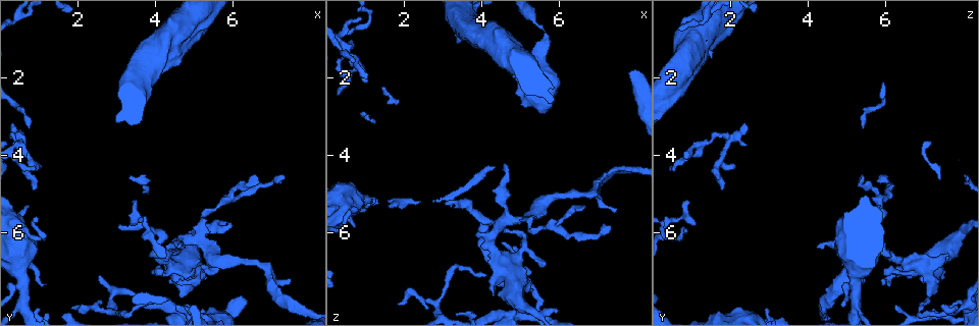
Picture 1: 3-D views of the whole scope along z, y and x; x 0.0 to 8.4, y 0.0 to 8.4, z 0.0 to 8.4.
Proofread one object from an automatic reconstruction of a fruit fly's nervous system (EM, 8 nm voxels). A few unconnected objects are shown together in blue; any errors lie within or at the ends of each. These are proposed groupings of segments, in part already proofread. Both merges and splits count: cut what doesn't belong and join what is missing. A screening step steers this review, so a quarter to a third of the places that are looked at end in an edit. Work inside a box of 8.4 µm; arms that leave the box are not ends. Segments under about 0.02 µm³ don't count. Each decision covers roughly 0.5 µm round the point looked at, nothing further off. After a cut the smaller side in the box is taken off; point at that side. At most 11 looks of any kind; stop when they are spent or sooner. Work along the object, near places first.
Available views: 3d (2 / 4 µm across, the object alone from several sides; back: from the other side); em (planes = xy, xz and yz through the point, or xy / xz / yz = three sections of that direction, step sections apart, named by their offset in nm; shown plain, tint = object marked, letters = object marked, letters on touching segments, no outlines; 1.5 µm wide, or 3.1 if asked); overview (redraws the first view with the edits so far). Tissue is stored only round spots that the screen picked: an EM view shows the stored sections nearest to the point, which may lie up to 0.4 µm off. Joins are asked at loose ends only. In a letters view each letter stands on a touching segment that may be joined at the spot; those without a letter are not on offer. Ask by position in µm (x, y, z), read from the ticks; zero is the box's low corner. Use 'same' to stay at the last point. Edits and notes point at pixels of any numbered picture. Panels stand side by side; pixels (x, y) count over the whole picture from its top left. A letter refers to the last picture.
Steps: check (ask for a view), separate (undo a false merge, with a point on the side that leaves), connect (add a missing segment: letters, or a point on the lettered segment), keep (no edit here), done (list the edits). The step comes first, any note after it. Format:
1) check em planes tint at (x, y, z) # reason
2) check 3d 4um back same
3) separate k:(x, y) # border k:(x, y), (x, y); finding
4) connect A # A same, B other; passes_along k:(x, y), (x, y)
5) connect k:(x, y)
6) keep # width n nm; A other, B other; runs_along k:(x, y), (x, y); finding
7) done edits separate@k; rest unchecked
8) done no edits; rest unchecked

check 3d 4um at (3.15, 5.75, 5.20) # thin end

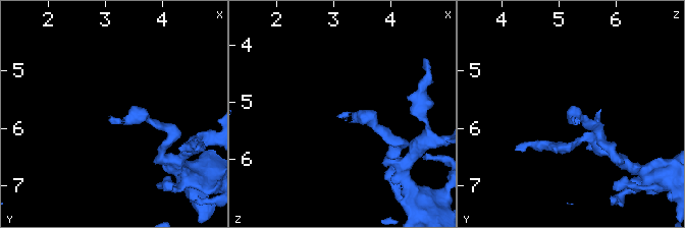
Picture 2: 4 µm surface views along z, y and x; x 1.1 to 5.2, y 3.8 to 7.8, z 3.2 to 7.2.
check em planes plain at (3.15, 5.80, 5.20)

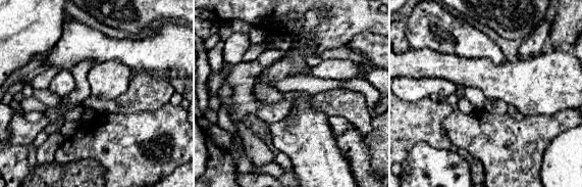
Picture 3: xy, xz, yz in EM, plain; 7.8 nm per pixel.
check em planes letters same

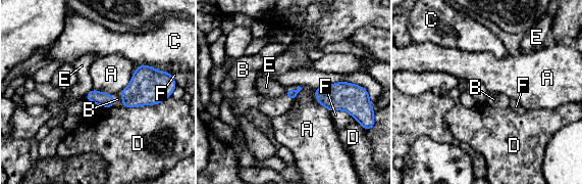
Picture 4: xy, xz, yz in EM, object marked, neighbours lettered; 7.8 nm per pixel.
connect B # A other, B same, C other, D other, E other, F other; passes_along 4:(148, 86), (122, 99), (117, 99); it goes on there

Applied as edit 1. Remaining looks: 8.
check em planes plain at (7.35, 4.55, 5.85) # an open end

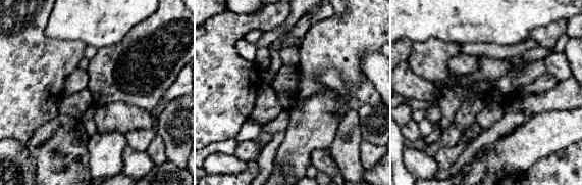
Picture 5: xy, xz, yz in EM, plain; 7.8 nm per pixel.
check em planes letters same # see the neighbours

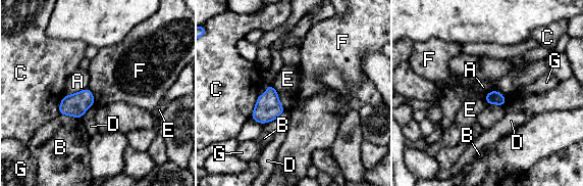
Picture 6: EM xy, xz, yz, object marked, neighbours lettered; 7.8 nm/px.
keep # A other, B other, C other, D other, E other, F other, G other; border 6:(492, 90), (498, 91), (507, 102); none of them fits

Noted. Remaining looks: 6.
check em planes letters at (1.90, 7.90, 7.80) # thin end

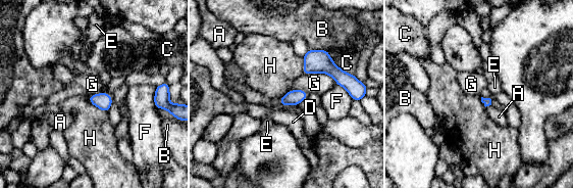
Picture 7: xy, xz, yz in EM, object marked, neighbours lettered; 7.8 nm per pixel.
keep # A other, B other, C other, D other, E other, F other, G other, H other; border 7:(88, 97), (92, 103), (107, 112); none of them fits

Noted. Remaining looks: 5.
done edits connect@4; rest unchecked

